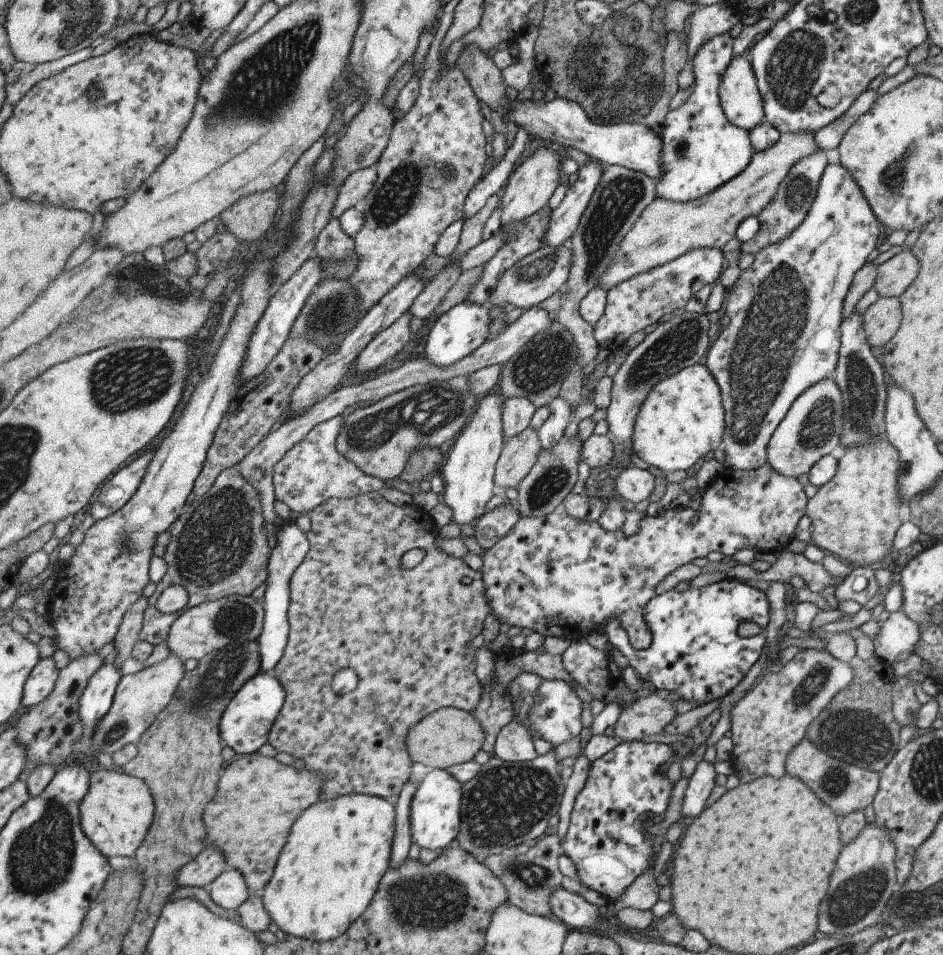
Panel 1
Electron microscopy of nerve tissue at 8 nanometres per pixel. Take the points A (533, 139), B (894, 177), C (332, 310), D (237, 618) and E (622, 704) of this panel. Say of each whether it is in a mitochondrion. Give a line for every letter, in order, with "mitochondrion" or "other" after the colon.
A: other
B: mitochondrion
C: mitochondrion
D: mitochondrion
E: other

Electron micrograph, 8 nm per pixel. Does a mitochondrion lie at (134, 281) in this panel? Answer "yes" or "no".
yes

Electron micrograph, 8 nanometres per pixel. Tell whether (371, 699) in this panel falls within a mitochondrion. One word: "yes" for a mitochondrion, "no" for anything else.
yes

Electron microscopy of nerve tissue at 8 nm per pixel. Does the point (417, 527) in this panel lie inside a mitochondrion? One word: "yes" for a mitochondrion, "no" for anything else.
no

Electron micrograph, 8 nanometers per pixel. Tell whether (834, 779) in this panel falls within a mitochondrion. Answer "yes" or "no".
yes

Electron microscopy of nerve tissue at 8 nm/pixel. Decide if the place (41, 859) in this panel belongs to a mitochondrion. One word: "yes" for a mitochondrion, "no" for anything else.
yes

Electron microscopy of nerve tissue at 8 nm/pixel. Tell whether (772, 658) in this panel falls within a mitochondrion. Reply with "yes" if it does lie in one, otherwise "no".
no

